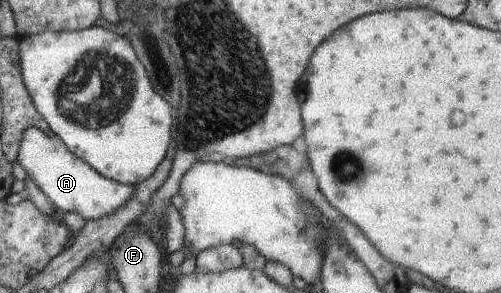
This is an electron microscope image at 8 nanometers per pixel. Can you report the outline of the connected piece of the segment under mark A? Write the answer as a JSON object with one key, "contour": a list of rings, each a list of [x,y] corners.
{"contour":[[[29,127],[23,133],[17,161],[54,206],[68,213],[77,212],[85,220],[114,213],[131,198],[134,191],[134,186],[122,185],[101,176],[90,164],[75,156],[55,134],[49,136],[35,127]]]}

